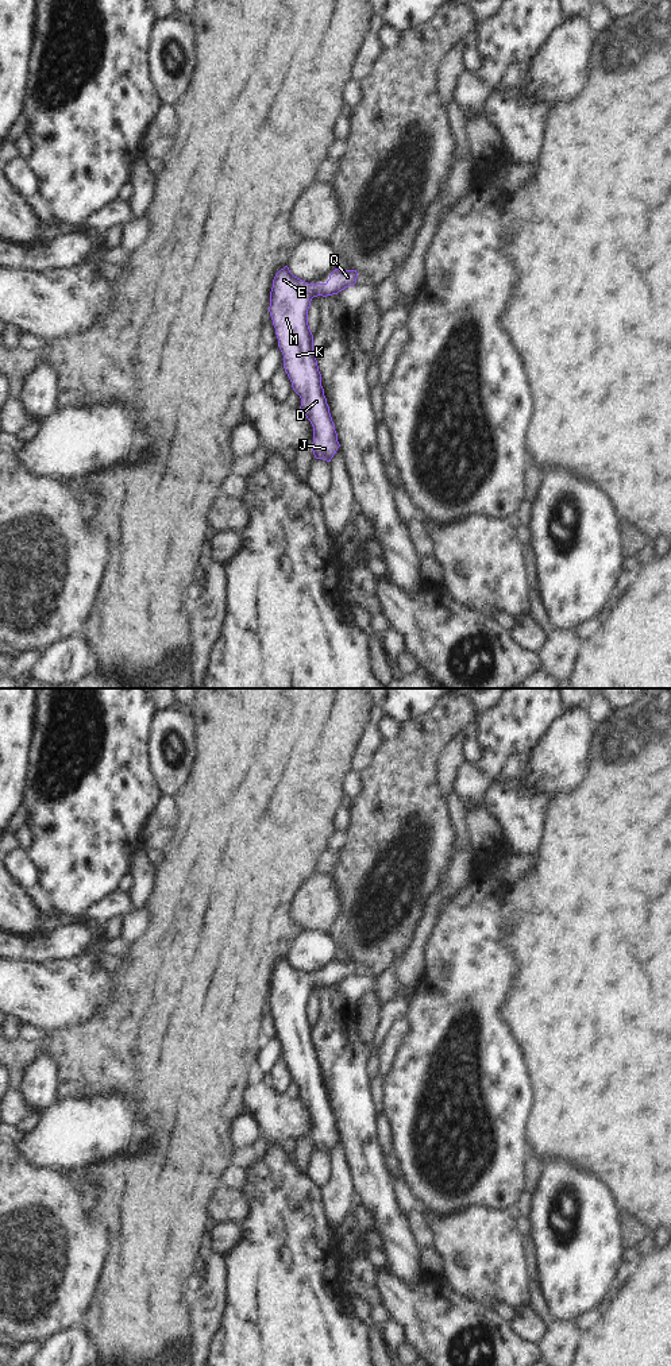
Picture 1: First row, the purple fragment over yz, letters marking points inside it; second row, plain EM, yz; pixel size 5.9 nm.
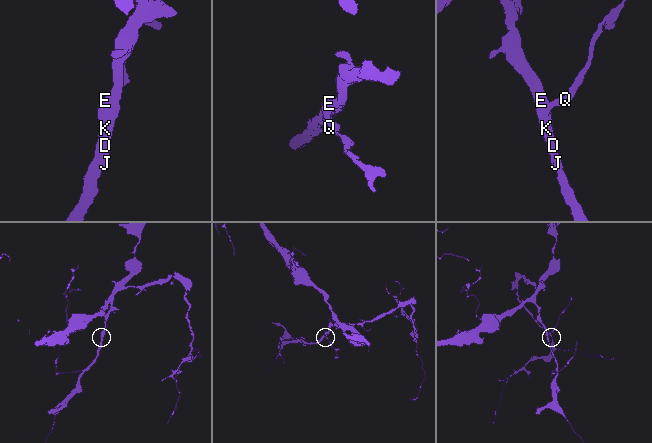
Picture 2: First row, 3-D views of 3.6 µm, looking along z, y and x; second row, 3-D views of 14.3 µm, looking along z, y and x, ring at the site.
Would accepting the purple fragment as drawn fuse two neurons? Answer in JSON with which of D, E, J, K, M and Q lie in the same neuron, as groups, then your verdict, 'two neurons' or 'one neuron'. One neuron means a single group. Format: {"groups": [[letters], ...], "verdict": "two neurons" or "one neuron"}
{"groups": [["D", "E", "J", "K", "M", "Q"]], "verdict": "one neuron"}

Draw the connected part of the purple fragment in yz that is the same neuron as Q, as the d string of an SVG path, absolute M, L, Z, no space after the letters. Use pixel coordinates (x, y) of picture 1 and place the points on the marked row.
M285 266L275 274L270 292L269 312L284 355L284 368L301 398L300 409L313 427L313 455L327 462L331 462L340 444L321 386L308 309L313 297L338 294L354 286L356 278L356 270L335 269L325 283L308 283Z

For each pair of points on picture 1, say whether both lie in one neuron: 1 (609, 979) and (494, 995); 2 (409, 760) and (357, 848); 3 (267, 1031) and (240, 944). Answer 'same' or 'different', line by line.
1: different
2: same
3: different

